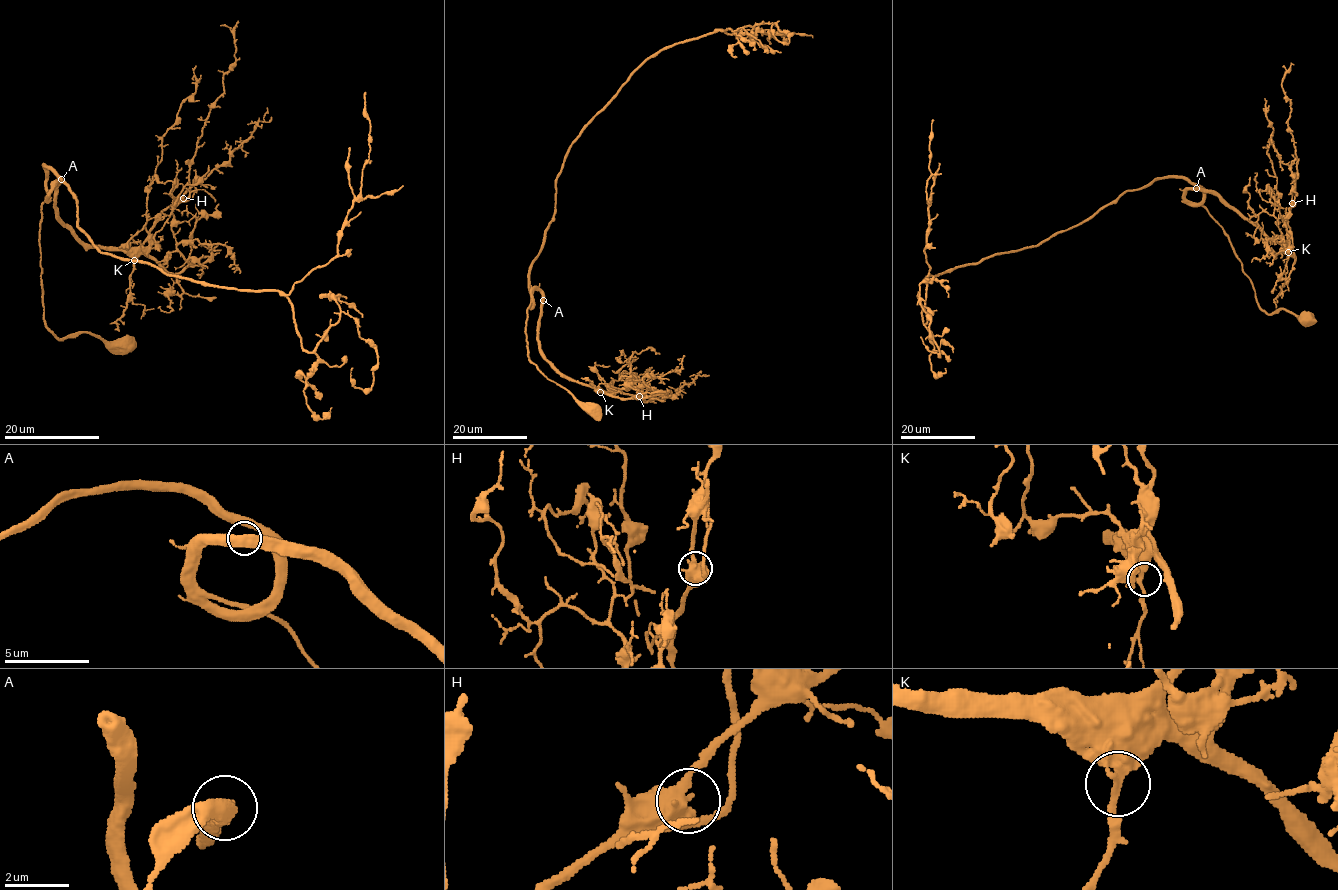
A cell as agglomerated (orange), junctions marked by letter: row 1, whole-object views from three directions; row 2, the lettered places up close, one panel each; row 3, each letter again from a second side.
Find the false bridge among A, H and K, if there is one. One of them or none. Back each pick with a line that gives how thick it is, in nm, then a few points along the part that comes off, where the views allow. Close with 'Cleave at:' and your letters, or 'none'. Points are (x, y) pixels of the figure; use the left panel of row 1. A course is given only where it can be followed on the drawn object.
Cleave at: none

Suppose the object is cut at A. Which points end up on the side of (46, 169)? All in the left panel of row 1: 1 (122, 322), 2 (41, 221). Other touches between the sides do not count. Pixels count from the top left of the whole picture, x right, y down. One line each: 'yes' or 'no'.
1: yes
2: no

